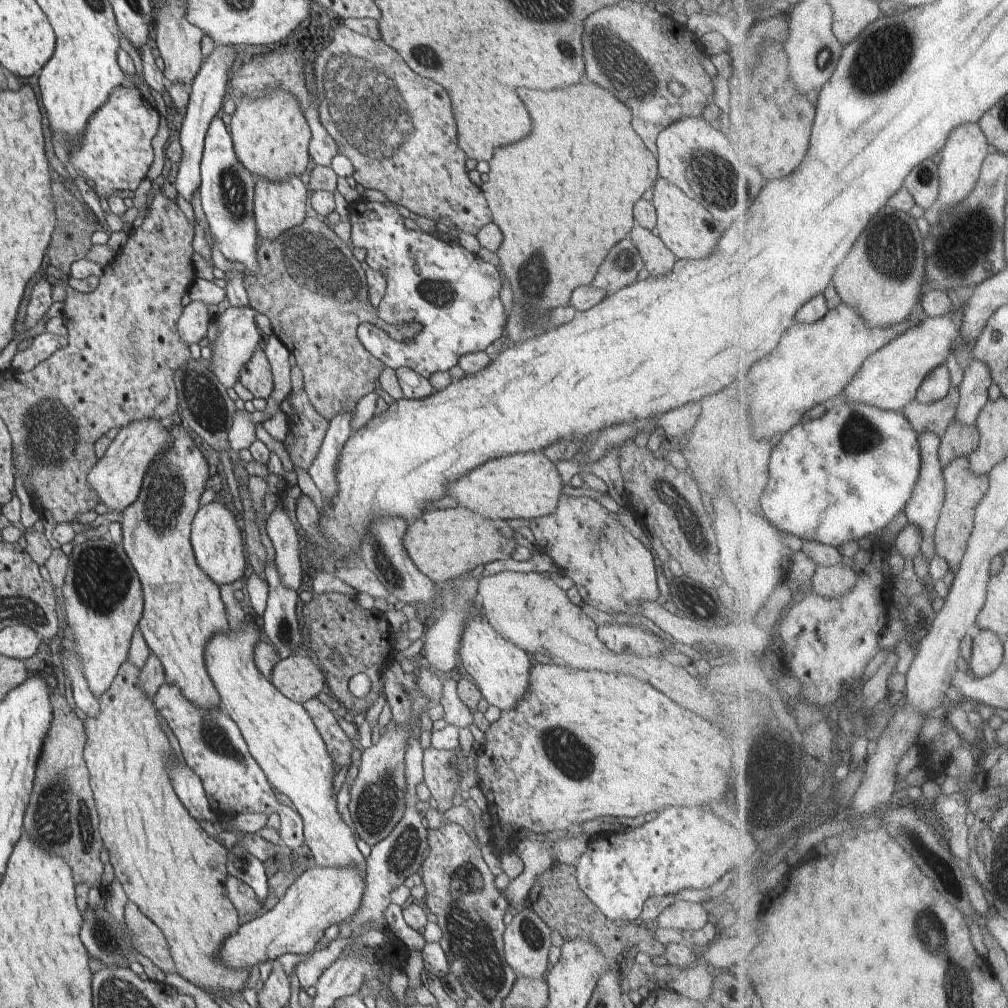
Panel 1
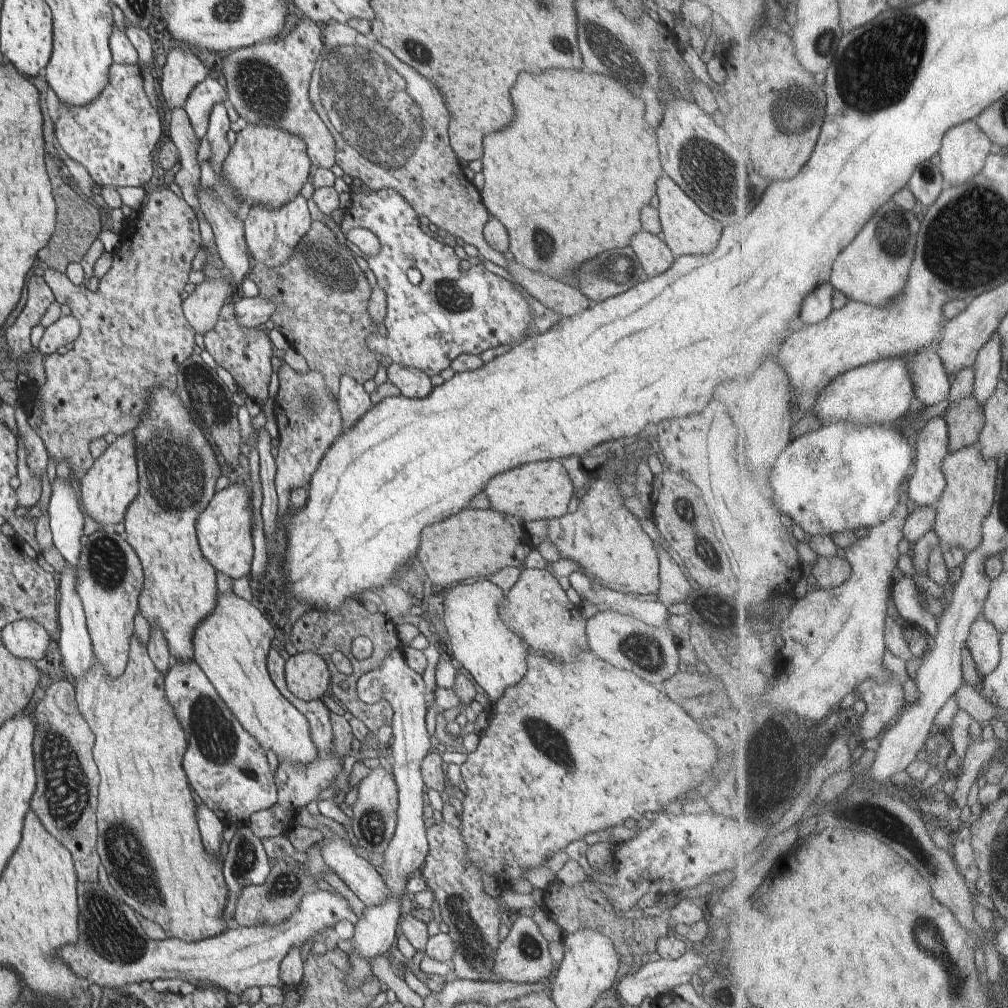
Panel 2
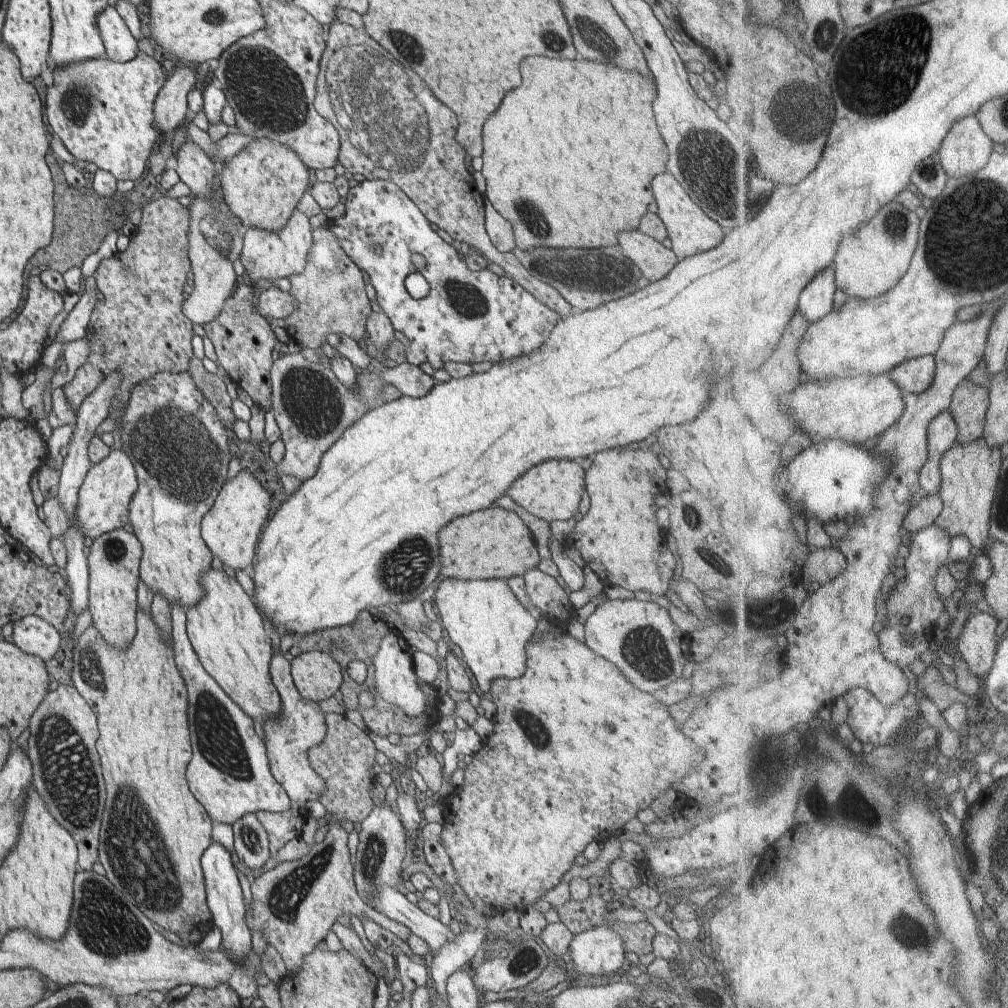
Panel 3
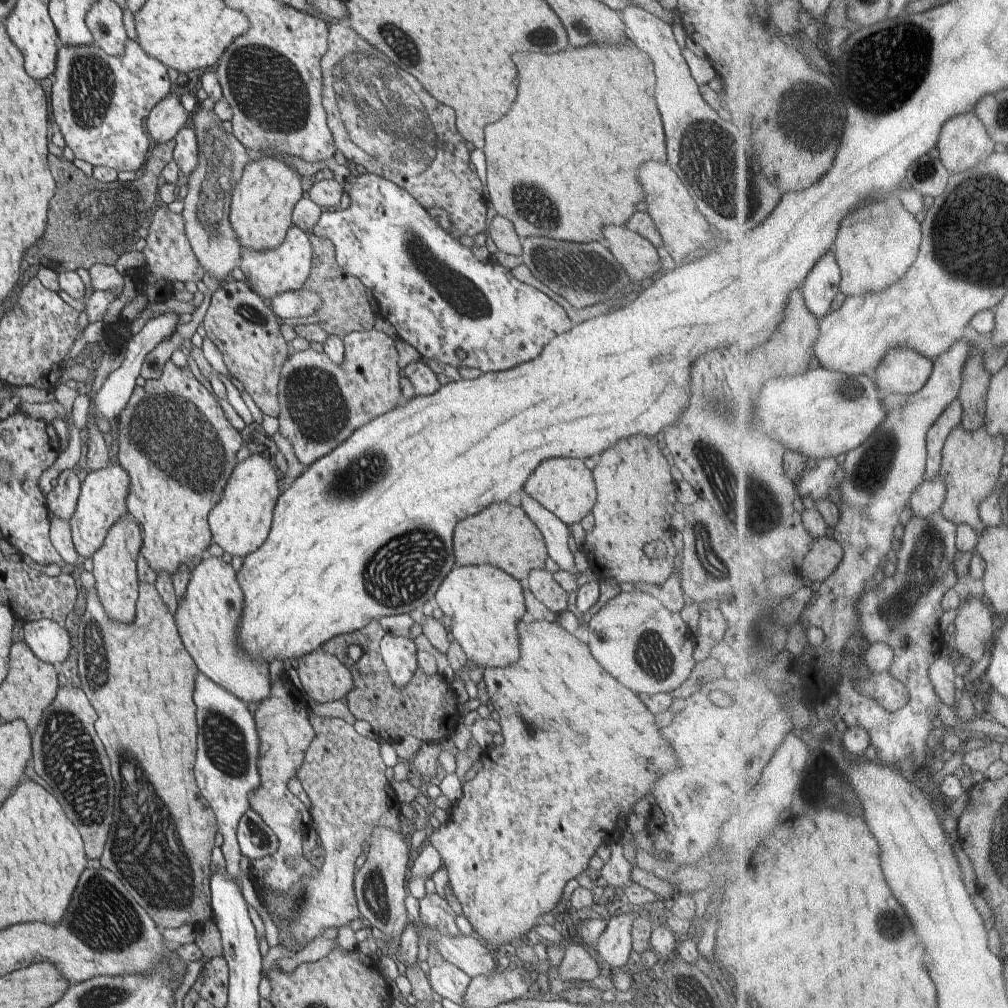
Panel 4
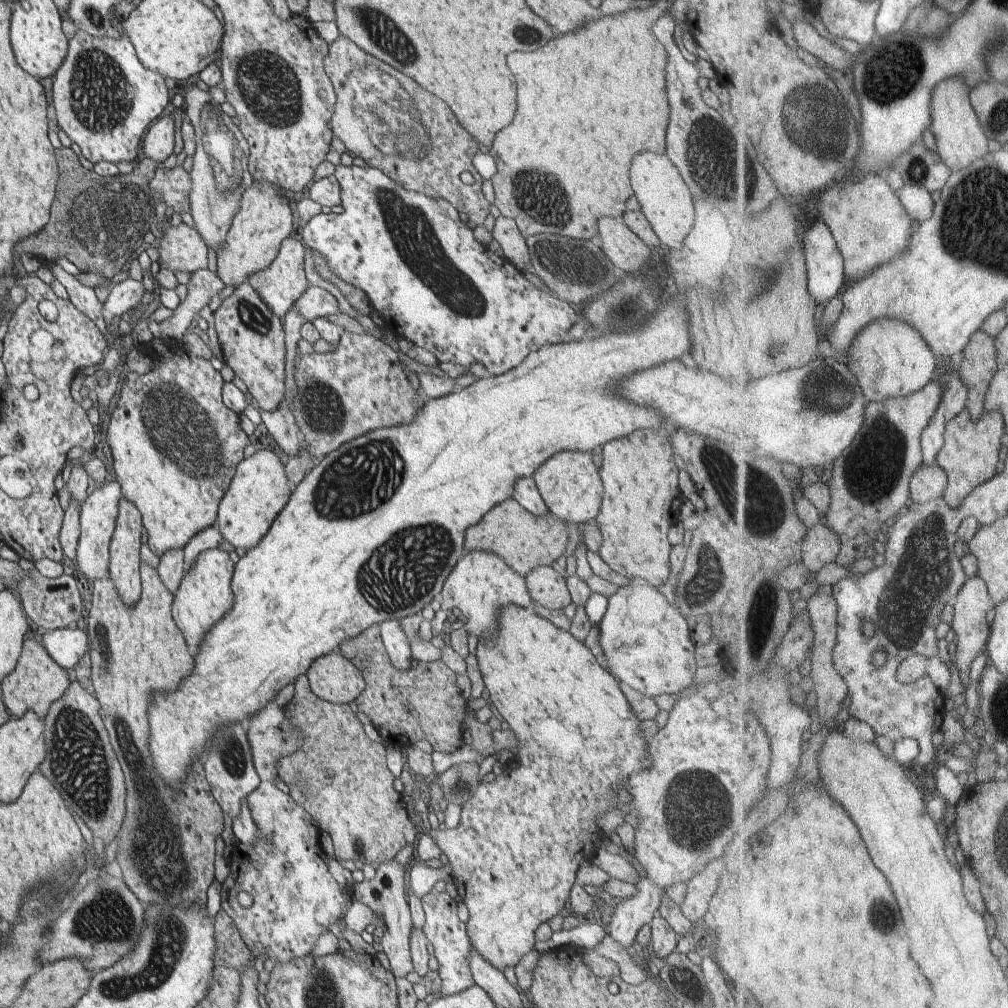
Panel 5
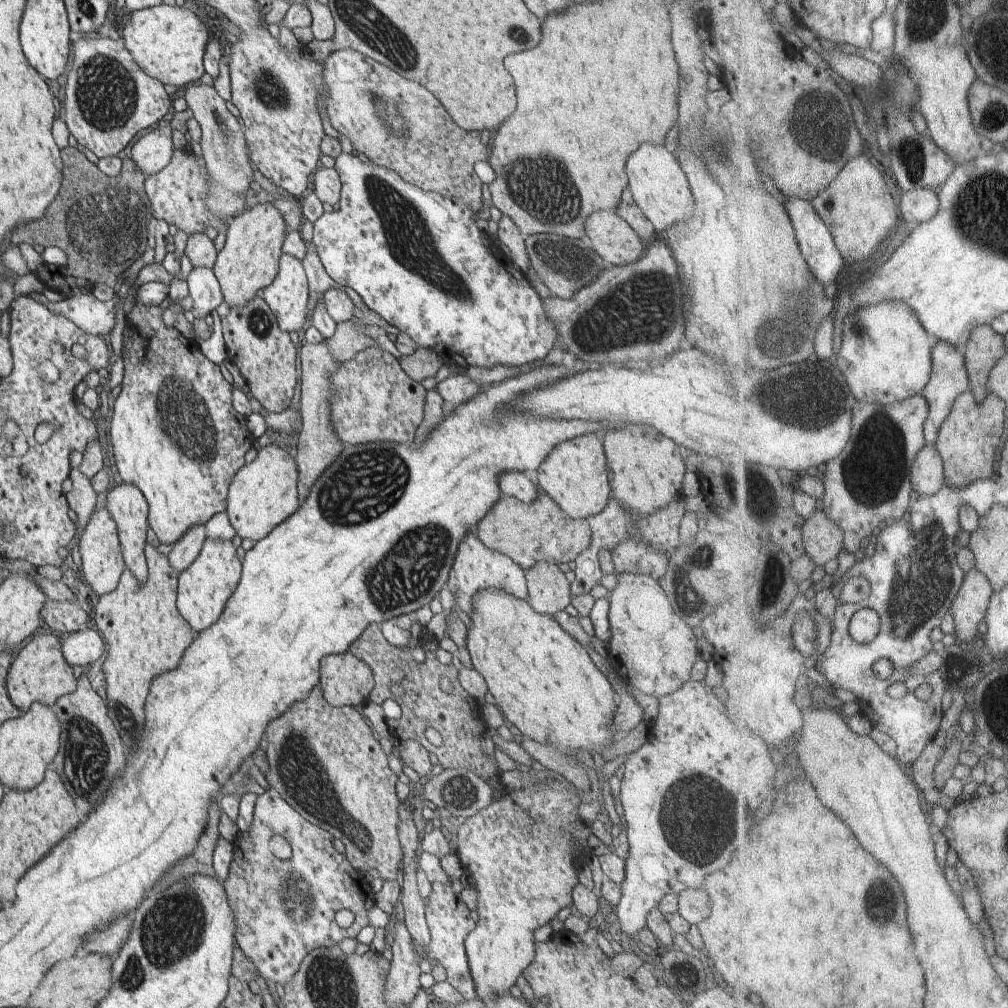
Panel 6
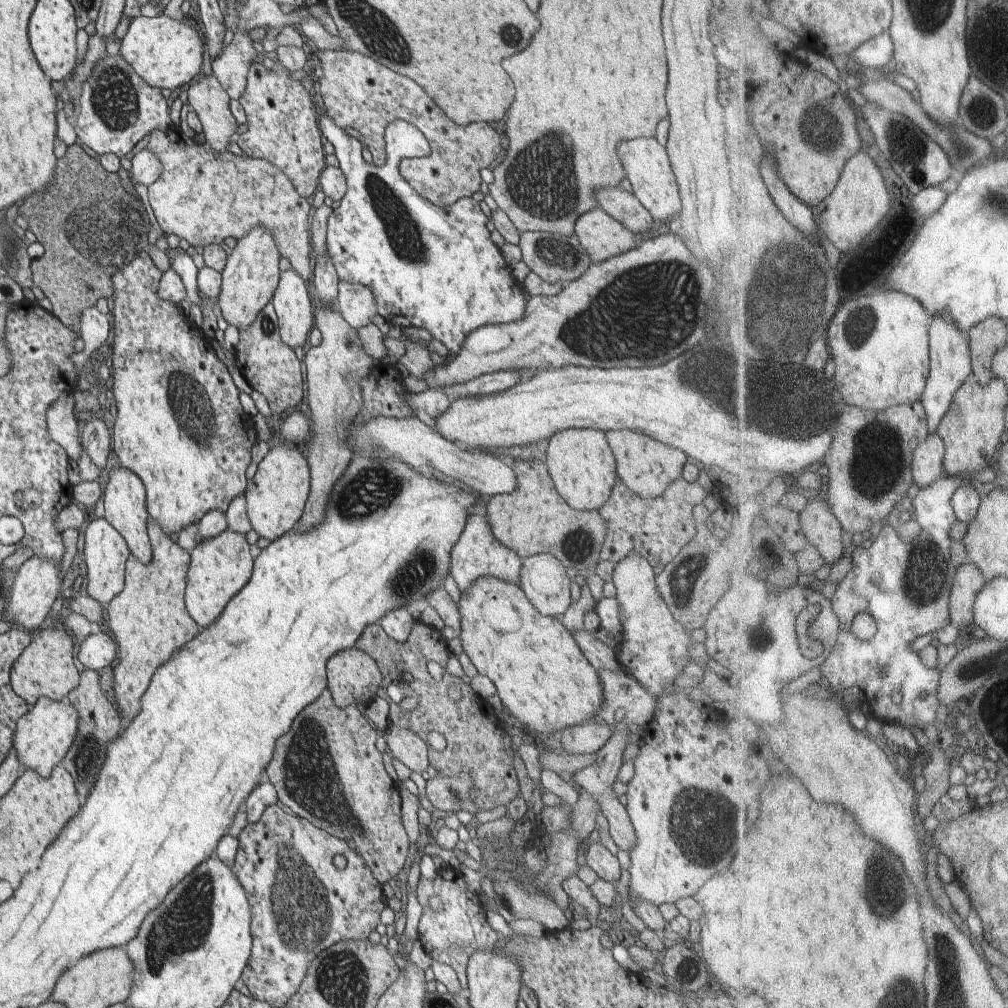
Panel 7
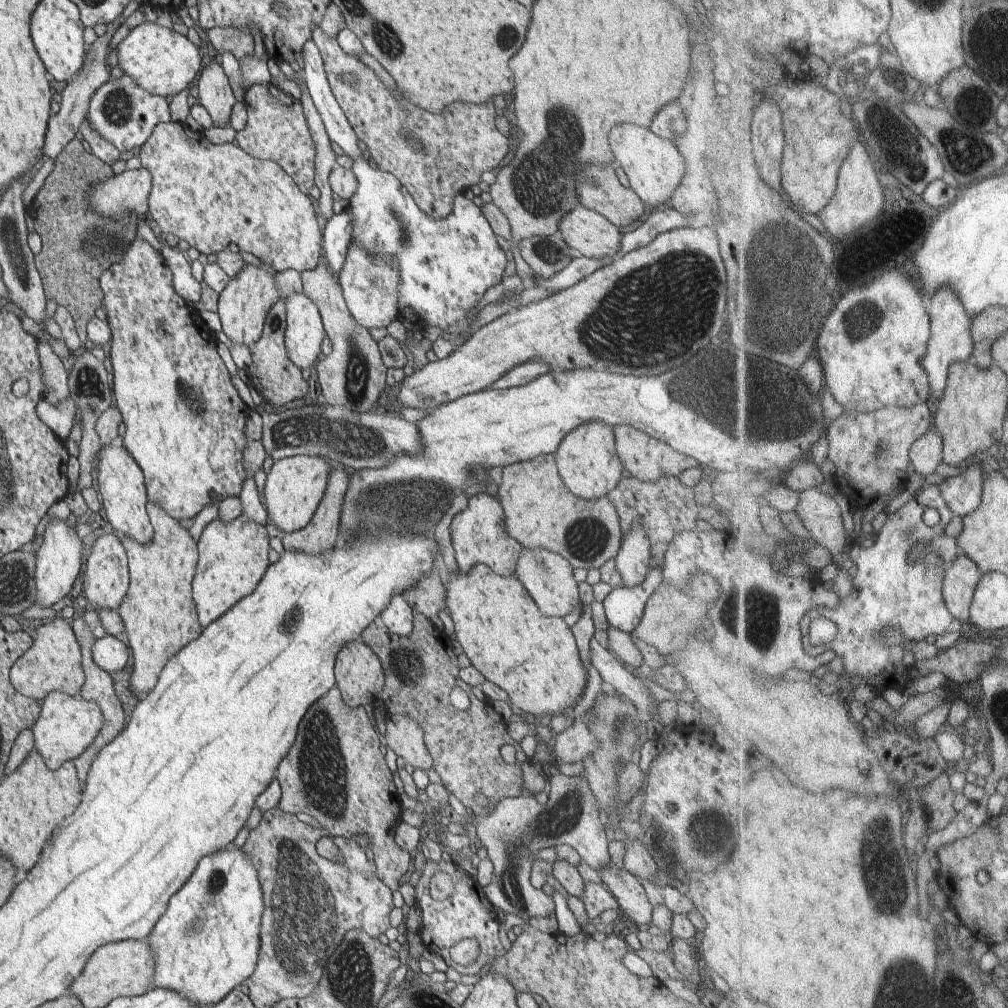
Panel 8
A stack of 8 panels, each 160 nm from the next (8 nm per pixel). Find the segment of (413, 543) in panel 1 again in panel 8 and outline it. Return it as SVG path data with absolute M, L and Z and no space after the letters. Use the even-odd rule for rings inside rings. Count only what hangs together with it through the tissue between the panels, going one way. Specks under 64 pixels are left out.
M546 453L523 463L505 466L498 496L505 512L505 525L508 534L526 549L542 547L562 555L573 568L600 568L602 564L614 559L621 547L622 530L617 508L608 495L597 499L581 499L564 483L560 476L555 456Z

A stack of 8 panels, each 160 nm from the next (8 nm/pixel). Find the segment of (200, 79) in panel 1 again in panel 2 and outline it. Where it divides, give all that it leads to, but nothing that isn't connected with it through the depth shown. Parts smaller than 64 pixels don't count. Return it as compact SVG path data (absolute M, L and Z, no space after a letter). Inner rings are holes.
M208 76L190 93L184 109L199 140L207 134L212 107L220 101L226 101L226 96L227 92L222 80Z

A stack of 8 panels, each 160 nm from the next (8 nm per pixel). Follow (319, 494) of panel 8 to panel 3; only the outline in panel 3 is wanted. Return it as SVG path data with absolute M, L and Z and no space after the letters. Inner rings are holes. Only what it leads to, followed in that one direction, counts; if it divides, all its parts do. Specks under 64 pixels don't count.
M242 469L222 485L210 512L202 519L201 535L208 548L235 570L249 571L253 566L260 530L270 519L270 495L248 469Z

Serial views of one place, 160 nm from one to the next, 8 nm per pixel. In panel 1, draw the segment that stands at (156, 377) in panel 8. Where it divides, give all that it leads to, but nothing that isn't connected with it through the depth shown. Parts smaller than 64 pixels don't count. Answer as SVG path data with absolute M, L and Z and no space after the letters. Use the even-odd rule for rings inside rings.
M176 417L168 420L171 444L168 451L156 455L145 472L143 483L136 500L120 514L122 529L121 545L135 568L143 588L143 611L139 620L139 630L149 649L163 664L167 682L175 684L182 694L196 706L218 707L220 697L210 675L207 673L204 651L212 635L228 632L226 608L220 599L219 586L207 576L196 562L191 545L191 524L201 506L201 496L206 490L206 482L213 471L208 461L196 446L190 431Z

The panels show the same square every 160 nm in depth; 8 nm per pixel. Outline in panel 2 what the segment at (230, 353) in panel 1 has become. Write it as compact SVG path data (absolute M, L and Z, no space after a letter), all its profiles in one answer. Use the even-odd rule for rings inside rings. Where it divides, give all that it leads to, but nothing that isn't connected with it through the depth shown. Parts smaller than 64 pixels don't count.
M260 295L256 297L243 296L235 304L235 315L244 329L258 327L265 323L274 316L275 310L276 303Z

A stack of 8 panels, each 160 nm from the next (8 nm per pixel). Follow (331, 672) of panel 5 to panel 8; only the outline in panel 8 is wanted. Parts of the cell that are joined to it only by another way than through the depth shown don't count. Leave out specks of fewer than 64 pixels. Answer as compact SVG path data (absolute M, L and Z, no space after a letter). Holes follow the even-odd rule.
M362 638L346 643L337 654L336 686L348 706L376 704L384 690L384 678L381 660Z

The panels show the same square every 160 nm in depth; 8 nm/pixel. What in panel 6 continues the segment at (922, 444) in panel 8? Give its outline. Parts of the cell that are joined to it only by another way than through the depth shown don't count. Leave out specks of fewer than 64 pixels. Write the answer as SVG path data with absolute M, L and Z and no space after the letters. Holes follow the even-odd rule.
M926 445L914 464L917 495L936 496L947 485L947 464L937 446Z

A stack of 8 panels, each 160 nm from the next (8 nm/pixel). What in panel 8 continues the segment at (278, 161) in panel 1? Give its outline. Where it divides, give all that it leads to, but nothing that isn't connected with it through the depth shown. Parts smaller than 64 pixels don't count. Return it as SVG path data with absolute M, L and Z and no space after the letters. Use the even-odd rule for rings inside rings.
M263 261L261 263L264 266L258 268L248 263L241 269L235 277L228 281L226 288L219 293L217 302L217 313L224 334L230 338L233 344L242 344L248 348L262 336L264 323L270 309L278 299L282 298L281 292L274 285L276 272L268 263Z

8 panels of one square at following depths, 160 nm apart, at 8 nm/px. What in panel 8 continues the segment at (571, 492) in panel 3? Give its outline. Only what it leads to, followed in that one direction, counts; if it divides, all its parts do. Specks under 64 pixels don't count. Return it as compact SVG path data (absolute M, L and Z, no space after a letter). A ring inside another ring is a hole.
M590 421L571 430L554 453L563 483L581 499L597 499L616 488L625 474L616 452L613 427L602 421Z

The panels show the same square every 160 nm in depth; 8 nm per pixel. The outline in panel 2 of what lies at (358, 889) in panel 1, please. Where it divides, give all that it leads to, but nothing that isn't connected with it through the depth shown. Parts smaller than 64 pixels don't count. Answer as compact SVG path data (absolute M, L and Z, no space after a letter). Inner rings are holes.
M80 882L77 884L77 901L79 906L78 913L78 924L79 924L79 937L76 941L76 944L64 945L60 948L60 951L57 952L57 957L62 959L69 967L70 970L74 971L76 976L82 977L86 979L90 984L98 984L102 989L104 988L114 988L121 987L126 985L131 985L134 983L144 982L152 982L153 980L164 980L164 978L181 978L186 982L190 982L191 984L198 986L198 983L202 985L217 985L218 987L225 989L229 994L240 995L246 988L252 988L252 986L258 986L261 988L262 986L277 986L284 987L283 982L279 978L279 966L282 960L284 960L285 954L288 954L288 951L295 946L302 946L307 940L311 939L313 936L316 936L318 932L324 927L334 926L340 920L349 920L352 924L356 924L358 922L358 917L354 914L354 911L351 909L350 903L348 899L346 899L343 895L341 895L338 891L334 889L334 892L326 892L321 889L315 889L311 893L306 893L299 904L299 909L288 919L280 923L279 925L261 925L260 927L239 927L235 930L227 929L223 933L220 933L218 936L213 936L207 939L202 939L201 941L196 941L195 943L189 943L179 939L178 937L167 937L164 940L157 941L151 939L143 928L140 928L140 924L138 918L136 918L136 914L134 914L134 909L130 908L130 906L126 906L124 902L119 900L119 896L117 894L108 894L104 888L102 888L102 884L100 882Z

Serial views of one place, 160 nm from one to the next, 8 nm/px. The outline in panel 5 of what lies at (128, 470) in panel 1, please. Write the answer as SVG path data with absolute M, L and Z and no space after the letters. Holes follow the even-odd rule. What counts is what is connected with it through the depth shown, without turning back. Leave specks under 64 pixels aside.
M102 481L93 484L88 497L80 508L80 539L76 546L76 569L90 582L109 579L108 562L110 562L110 542L119 514L120 500L123 498L120 484L116 481Z

